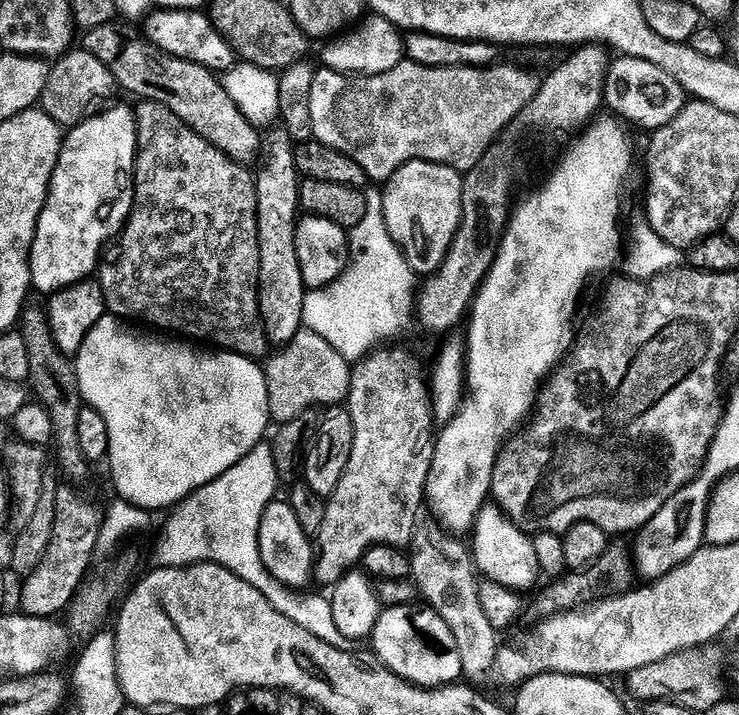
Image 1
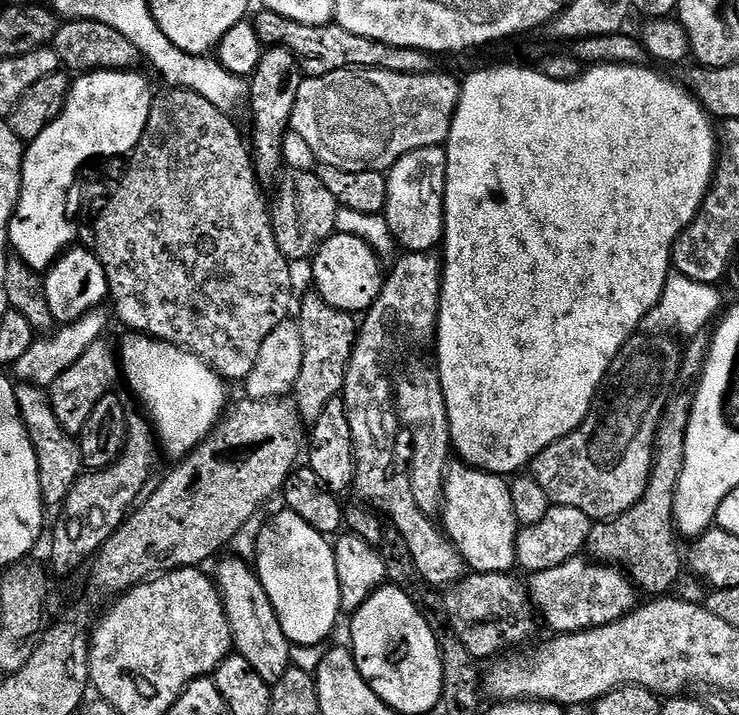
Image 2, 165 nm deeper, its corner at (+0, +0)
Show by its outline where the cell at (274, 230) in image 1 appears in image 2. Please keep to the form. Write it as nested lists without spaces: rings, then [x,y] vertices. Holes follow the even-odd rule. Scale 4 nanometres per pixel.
[[[275,45],[265,49],[262,58],[249,81],[248,103],[252,110],[252,138],[250,134],[250,148],[253,168],[257,179],[272,179],[281,173],[283,167],[282,150],[286,134],[289,133],[293,108],[297,104],[298,90],[304,79],[300,65],[292,52],[283,45]]]

